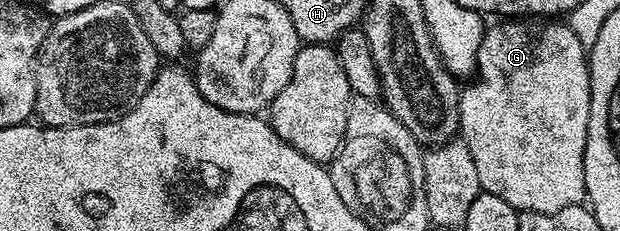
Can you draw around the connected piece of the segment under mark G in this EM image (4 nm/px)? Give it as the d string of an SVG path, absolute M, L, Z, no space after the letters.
M513 16L508 20L498 22L501 22L498 26L490 25L486 29L483 40L479 44L476 77L468 83L470 86L466 90L464 87L460 91L461 125L459 134L464 138L467 148L471 148L471 160L475 160L475 169L479 171L479 184L482 191L507 200L507 204L511 204L519 212L530 210L531 212L550 214L551 212L563 212L563 208L580 206L587 198L585 193L585 145L587 144L587 120L591 108L587 48L579 44L579 36L575 36L575 32L571 32L569 25L561 20L546 20L541 16Z

